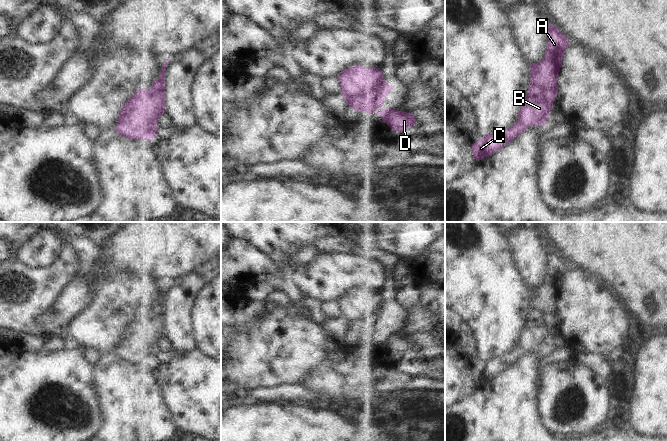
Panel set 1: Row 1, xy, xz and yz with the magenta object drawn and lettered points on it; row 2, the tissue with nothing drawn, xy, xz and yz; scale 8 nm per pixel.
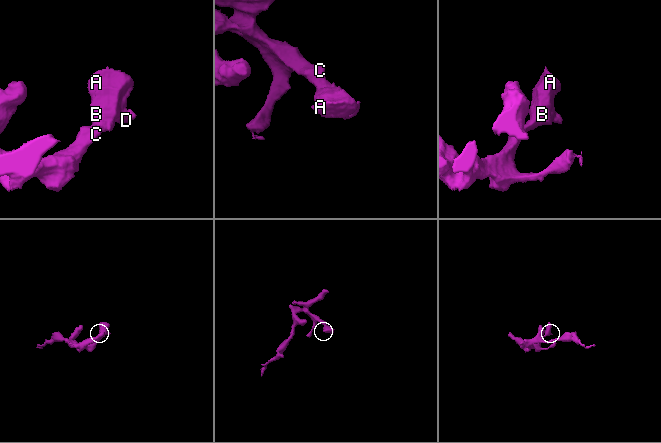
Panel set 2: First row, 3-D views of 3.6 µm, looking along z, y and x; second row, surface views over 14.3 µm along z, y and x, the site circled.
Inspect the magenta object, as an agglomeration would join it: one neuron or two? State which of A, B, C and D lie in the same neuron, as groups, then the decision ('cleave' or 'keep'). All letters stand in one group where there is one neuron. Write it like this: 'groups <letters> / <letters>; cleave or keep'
groups A B C D; keep

